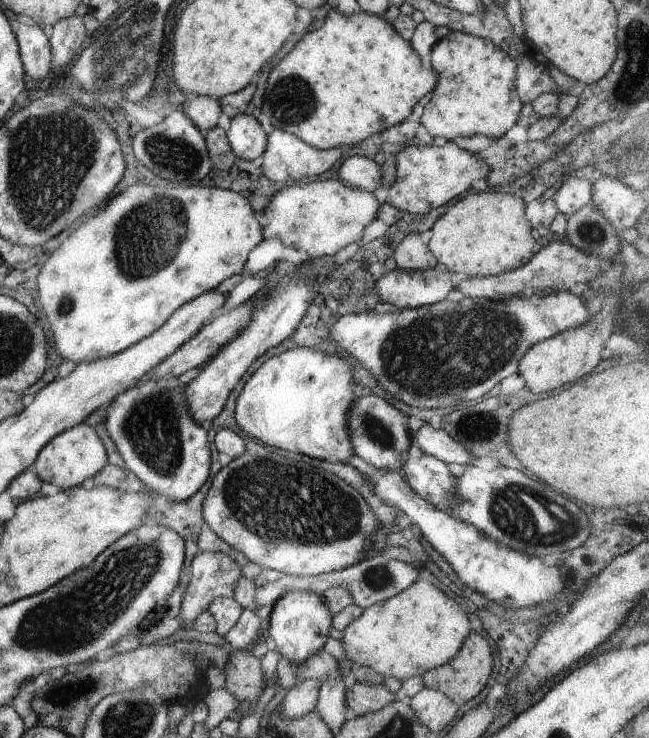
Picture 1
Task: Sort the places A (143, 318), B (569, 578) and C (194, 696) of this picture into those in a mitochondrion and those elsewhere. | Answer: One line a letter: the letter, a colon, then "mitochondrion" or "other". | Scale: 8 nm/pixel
A: other
B: other
C: other

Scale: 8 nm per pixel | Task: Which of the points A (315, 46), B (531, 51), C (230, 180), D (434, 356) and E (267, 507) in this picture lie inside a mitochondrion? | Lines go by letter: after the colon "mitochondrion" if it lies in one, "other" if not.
A: other
B: other
C: other
D: mitochondrion
E: mitochondrion

